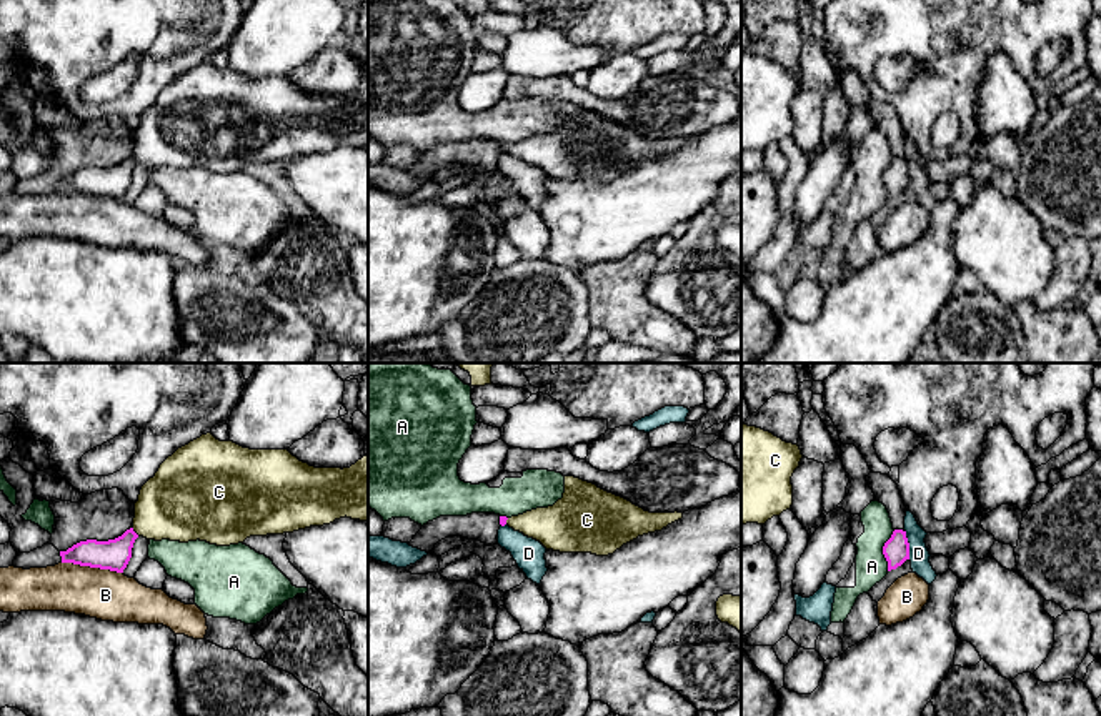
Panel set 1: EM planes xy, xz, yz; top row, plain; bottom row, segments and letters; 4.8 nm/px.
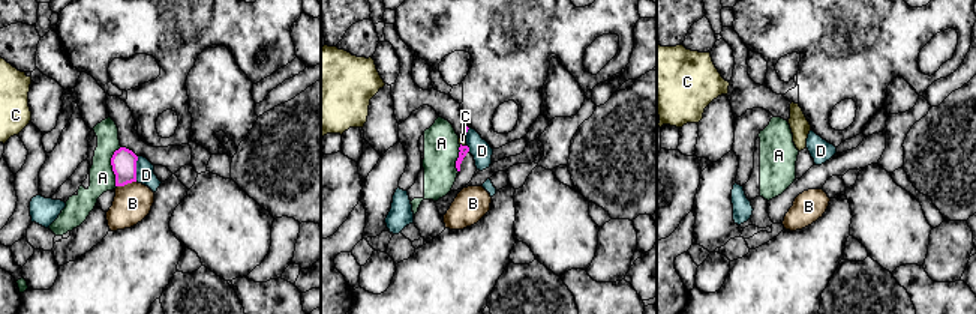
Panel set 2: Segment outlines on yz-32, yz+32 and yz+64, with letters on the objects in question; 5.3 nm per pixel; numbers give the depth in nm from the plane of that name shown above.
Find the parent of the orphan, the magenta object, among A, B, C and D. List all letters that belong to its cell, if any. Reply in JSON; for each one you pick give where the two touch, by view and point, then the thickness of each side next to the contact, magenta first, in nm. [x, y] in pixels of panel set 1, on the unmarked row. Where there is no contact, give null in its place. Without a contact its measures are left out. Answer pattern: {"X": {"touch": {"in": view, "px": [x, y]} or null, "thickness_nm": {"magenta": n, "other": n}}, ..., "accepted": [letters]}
{"C": {"touch": {"in": "xy", "px": [134, 159]}, "thickness_nm": {"magenta": 150, "other": 360}}, "accepted": ["C"]}

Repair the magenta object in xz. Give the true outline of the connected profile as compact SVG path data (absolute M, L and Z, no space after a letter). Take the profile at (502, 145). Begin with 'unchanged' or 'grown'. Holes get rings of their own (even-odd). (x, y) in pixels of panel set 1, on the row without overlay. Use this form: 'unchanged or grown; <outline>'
grown; M565 103L565 120L553 133L518 143L500 143L500 152L560 180L608 183L638 163L661 158L683 140L650 140L593 110Z

